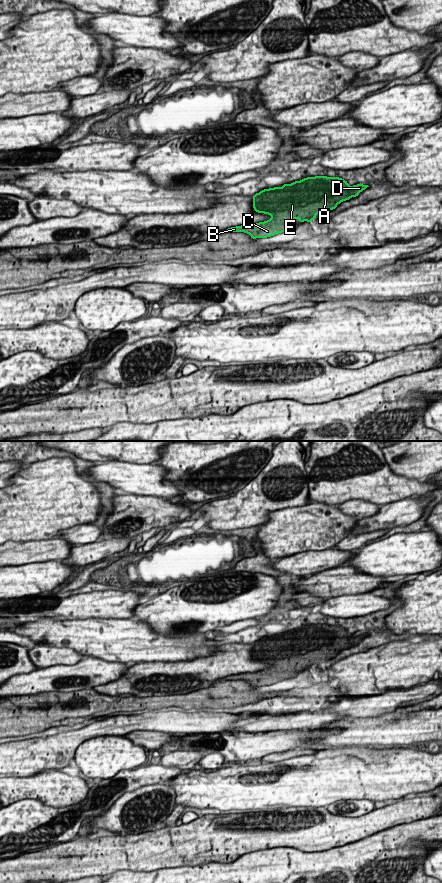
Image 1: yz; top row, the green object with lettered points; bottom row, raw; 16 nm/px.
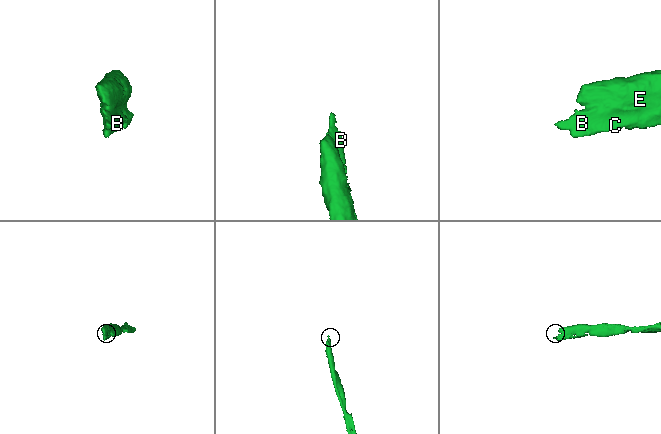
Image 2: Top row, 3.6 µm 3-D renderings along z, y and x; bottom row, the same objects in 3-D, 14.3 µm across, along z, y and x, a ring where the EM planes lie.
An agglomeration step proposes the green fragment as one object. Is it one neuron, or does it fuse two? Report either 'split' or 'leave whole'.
leave whole

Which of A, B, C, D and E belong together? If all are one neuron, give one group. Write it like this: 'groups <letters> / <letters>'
groups A B C D E

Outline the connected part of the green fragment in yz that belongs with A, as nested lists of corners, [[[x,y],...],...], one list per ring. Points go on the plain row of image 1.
[[[324,623],[307,625],[300,629],[284,632],[281,636],[264,637],[252,644],[253,657],[258,661],[270,663],[271,667],[256,672],[231,675],[226,677],[225,680],[244,680],[249,682],[252,687],[267,686],[291,677],[291,672],[296,666],[299,667],[300,671],[304,669],[311,671],[316,666],[317,661],[321,661],[323,658],[336,657],[338,652],[349,648],[351,645],[358,644],[360,640],[369,635],[368,633],[363,633],[362,630],[353,634],[350,634],[347,630],[339,625],[327,625]]]

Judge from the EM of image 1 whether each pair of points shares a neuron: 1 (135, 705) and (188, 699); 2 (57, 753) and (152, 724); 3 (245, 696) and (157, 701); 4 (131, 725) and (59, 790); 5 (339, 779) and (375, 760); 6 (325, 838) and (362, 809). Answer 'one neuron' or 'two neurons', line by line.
1: one neuron
2: one neuron
3: one neuron
4: two neurons
5: one neuron
6: two neurons

